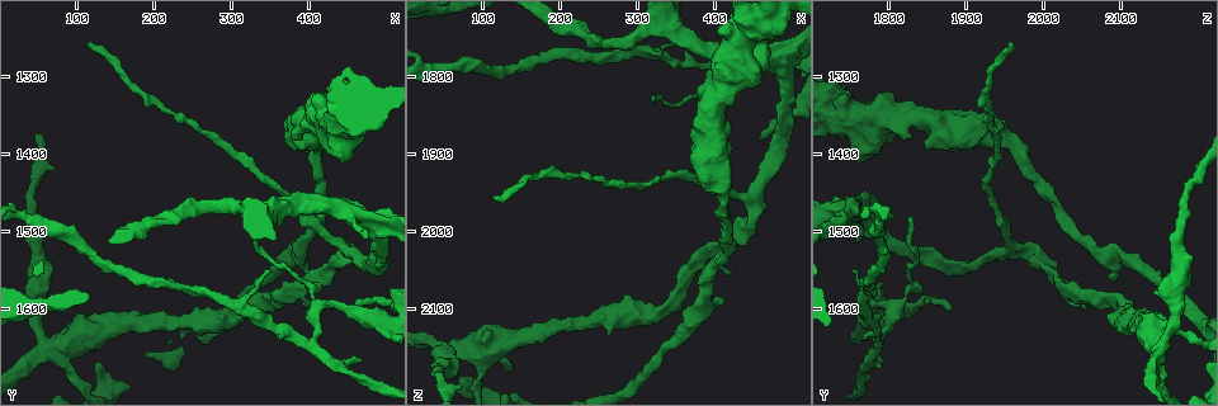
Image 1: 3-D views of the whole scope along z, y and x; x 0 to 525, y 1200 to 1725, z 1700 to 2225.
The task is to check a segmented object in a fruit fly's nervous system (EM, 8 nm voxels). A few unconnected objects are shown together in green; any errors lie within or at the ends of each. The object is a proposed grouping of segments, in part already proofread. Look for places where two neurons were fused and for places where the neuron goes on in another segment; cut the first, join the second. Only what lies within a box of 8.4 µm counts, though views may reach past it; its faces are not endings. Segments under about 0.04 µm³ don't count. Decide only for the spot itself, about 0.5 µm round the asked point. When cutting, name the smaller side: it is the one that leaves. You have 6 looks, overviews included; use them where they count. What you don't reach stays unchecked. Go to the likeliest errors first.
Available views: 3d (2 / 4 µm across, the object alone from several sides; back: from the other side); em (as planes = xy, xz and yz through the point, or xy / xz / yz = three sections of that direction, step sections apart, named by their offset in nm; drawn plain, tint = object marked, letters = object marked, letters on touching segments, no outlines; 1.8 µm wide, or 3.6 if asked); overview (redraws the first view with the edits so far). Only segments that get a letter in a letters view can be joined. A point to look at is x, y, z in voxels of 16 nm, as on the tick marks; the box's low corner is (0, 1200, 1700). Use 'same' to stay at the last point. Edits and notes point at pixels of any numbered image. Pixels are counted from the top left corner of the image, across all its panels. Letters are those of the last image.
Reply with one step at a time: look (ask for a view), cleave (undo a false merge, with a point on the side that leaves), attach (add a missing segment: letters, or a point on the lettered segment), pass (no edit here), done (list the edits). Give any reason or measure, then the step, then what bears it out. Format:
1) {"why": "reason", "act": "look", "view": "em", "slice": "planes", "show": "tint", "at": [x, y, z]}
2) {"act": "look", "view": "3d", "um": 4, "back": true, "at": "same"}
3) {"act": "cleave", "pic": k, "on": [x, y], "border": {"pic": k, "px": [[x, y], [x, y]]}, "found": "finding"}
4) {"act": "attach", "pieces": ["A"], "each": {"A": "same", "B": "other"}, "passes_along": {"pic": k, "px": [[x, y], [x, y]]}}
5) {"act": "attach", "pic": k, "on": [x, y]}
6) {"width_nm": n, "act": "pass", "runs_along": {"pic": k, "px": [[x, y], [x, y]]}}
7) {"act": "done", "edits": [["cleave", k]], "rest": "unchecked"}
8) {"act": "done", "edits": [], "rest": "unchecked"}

{"why": "side arm on a straight run", "act": "look", "view": "3d", "um": 2, "at": [400, 1640, 1785]}

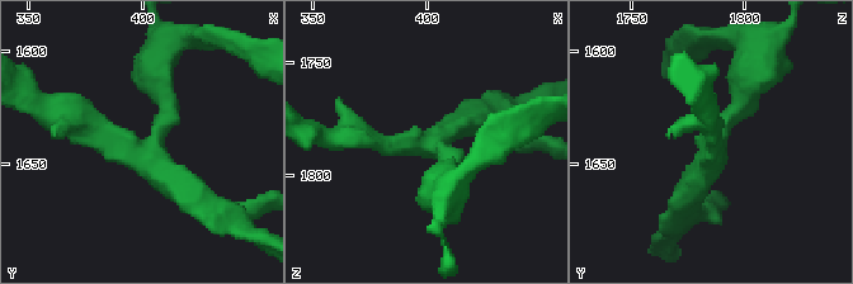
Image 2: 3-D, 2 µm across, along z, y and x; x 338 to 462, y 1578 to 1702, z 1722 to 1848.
{"arms": 3, "arm_widths_nm": [200, 220, 240], "act": "look", "view": "em", "slice": "planes", "show": "tint", "at": [401, 1643, 1787]}

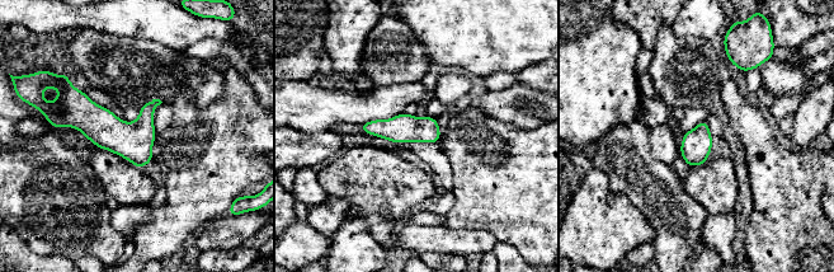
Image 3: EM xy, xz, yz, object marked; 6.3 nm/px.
{"why": "what lies round it", "act": "look", "view": "em", "slice": "planes", "show": "letters", "at": "same"}

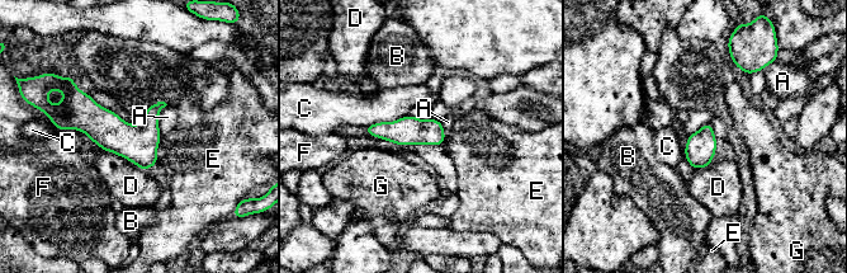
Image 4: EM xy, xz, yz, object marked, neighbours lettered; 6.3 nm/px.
{"act": "pass", "each": {"A": "other", "B": "other", "C": "other", "D": "other", "E": "other", "F": "other", "G": "other"}, "found": "continuous, no second neuron"}

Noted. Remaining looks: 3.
{"why": "narrows sharply", "act": "look", "view": "em", "um": 3.6, "slice": "yz", "step": 8, "show": "tint", "at": [90, 1640, 2145]}

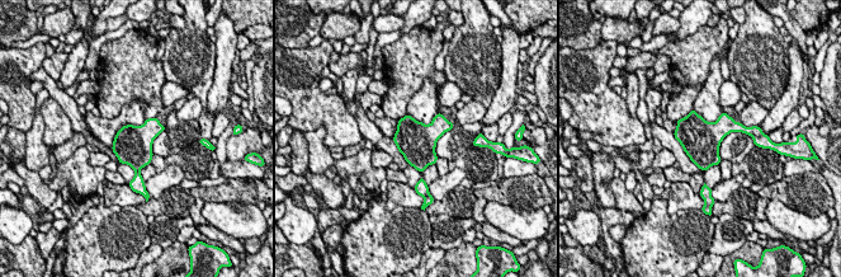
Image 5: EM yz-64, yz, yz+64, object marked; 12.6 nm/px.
{"why": "another direction", "act": "look", "view": "em", "um": 3.6, "slice": "xy", "step": 4, "show": "letters", "at": "same"}

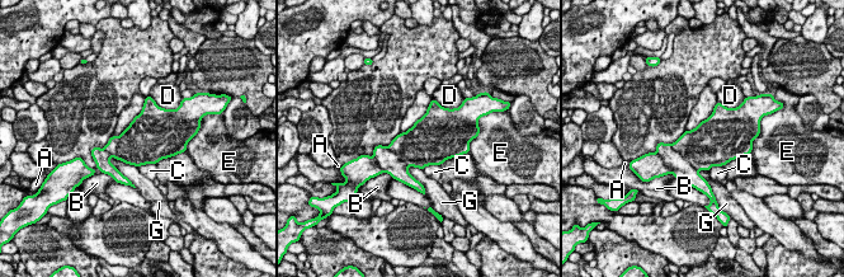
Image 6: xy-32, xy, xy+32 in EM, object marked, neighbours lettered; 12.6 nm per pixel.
{"longest_contact_nm": ["G", 460], "act": "cleave", "pic": 6, "on": [680, 168], "each": {"A": "other", "B": "other", "C": "other", "D": "other", "E": "other", "G": "other"}, "border": {"pic": 6, "px": [[670, 145], [696, 169]]}, "found": "a second neuron is stuck on"}

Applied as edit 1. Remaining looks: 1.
{"why": "three arms meet", "act": "look", "view": "em", "slice": "yz", "step": 16, "show": "letters", "at": [450, 1515, 1965]}

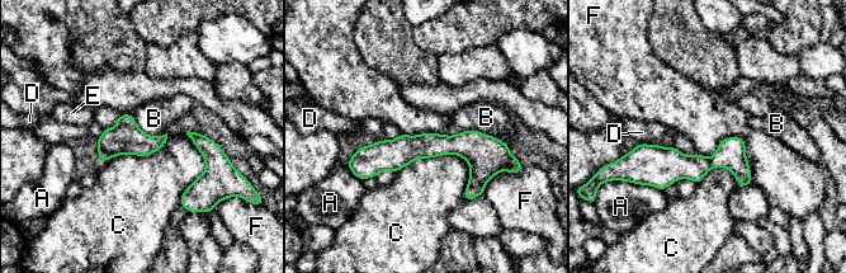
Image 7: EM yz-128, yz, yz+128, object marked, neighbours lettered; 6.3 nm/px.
{"width_nm": 20, "act": "pass", "each": {"A": "other", "B": "other", "C": "other", "D": "other", "E": "other", "F": "other"}, "runs_along": {"pic": 7, "px": [[501, 146], [426, 145], [355, 159]]}, "found": "continuous, no second neuron"}

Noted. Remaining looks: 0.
{"act": "done", "edits": [["cleave", 6]], "rest": "unchecked"}

